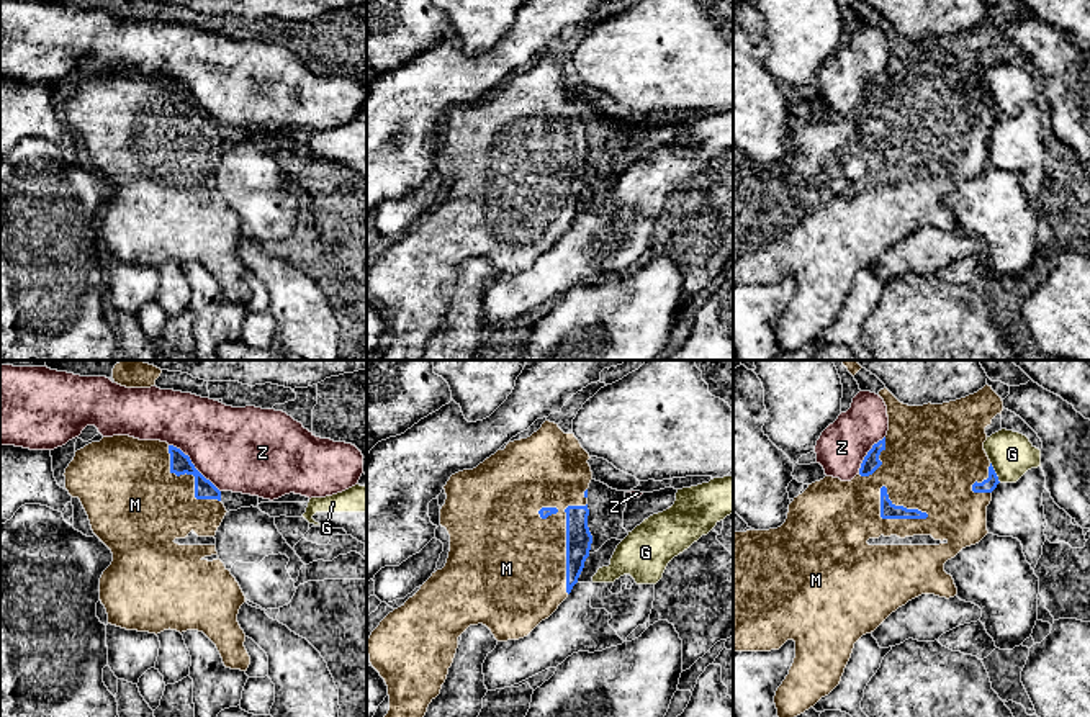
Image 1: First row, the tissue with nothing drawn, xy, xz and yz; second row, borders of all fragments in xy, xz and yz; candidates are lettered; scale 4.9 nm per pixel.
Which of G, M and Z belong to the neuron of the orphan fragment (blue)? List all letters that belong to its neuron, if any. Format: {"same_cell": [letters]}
{"same_cell": ["M"]}

